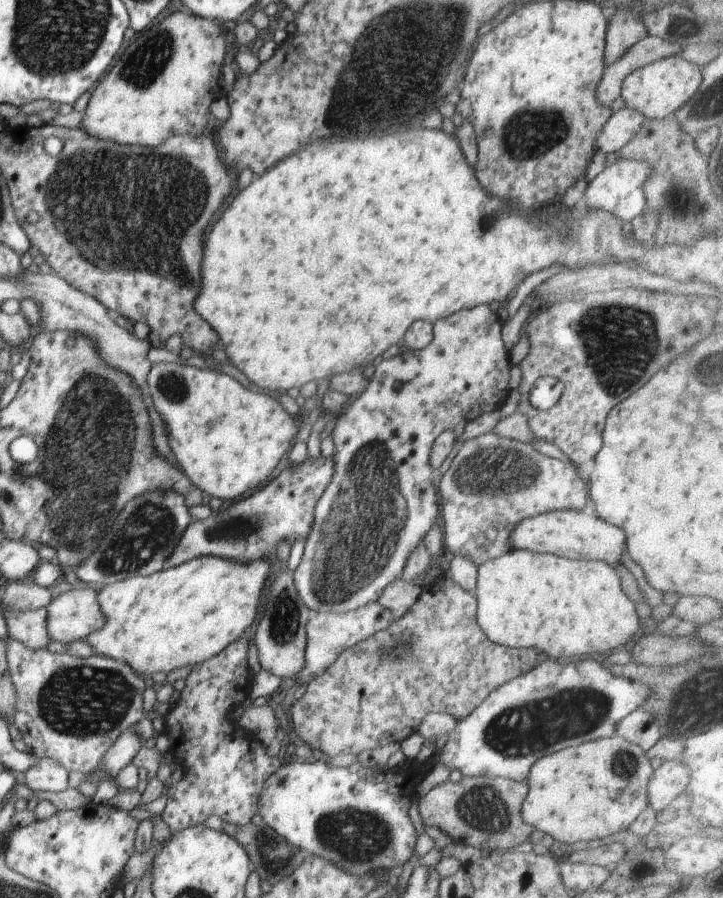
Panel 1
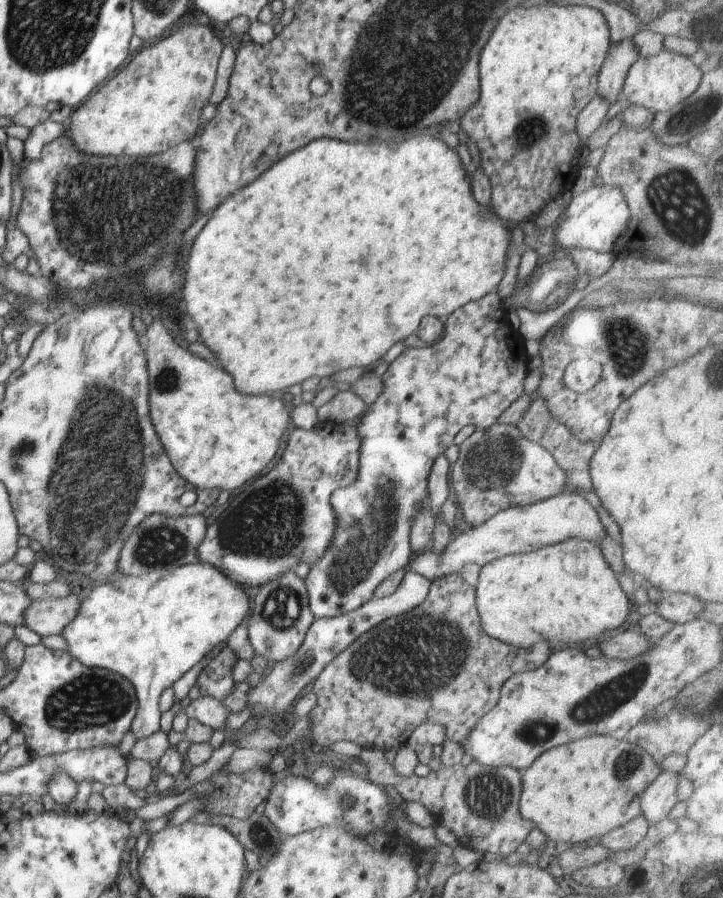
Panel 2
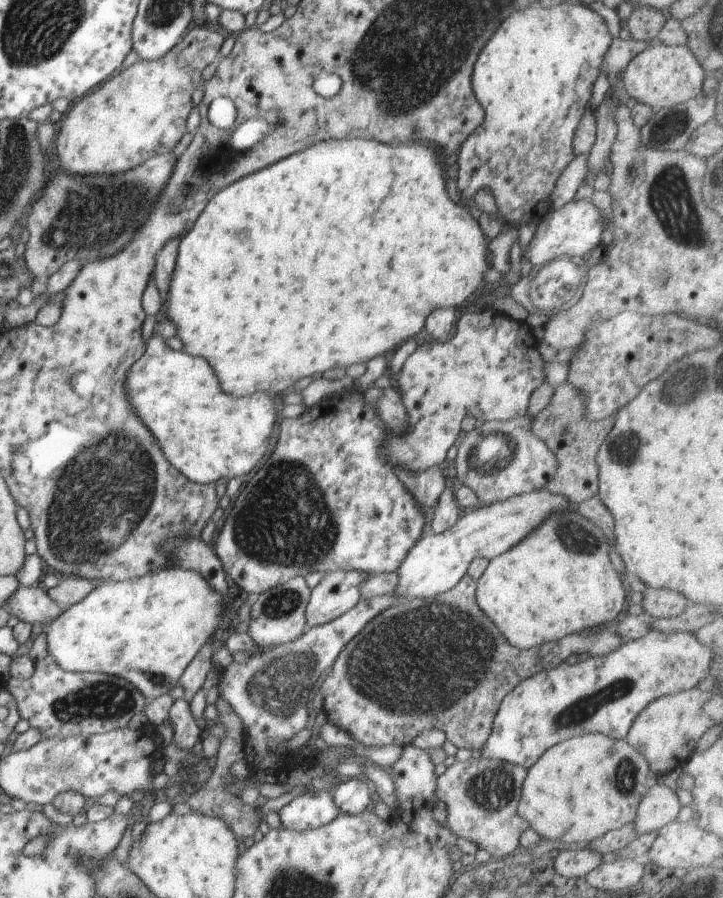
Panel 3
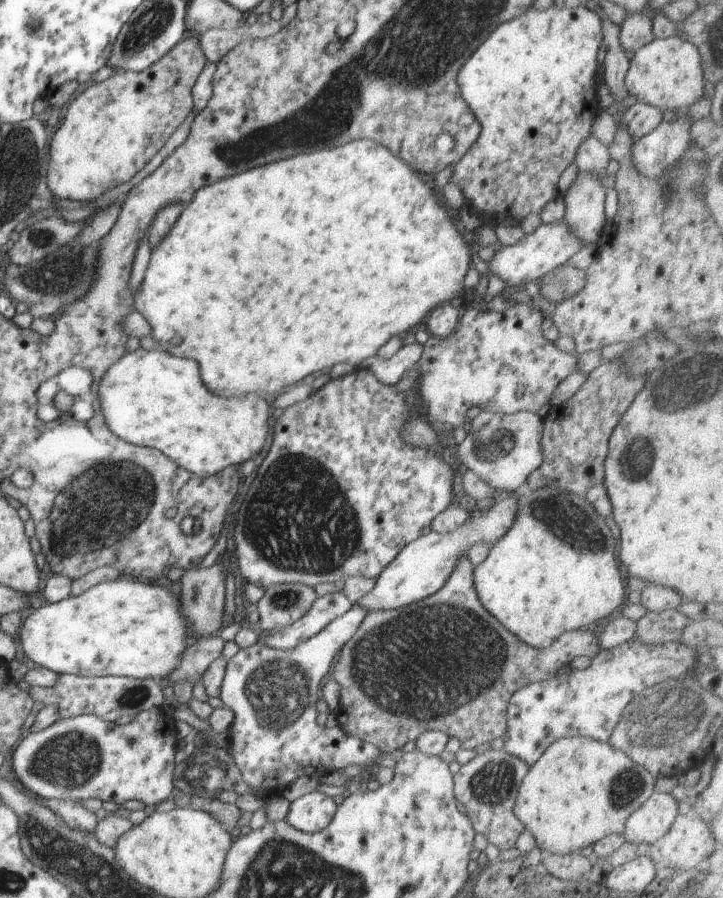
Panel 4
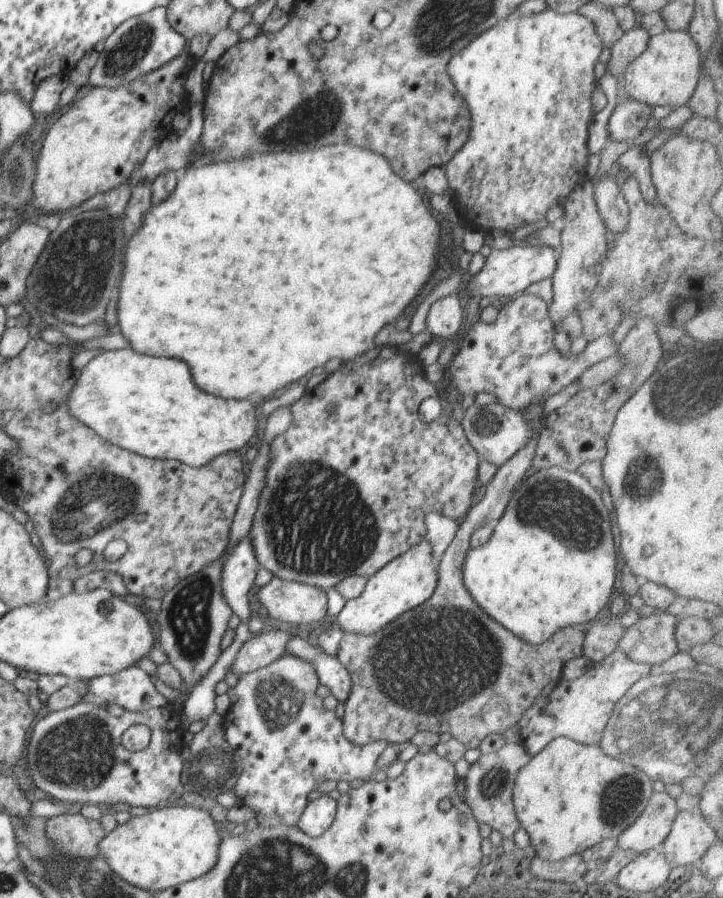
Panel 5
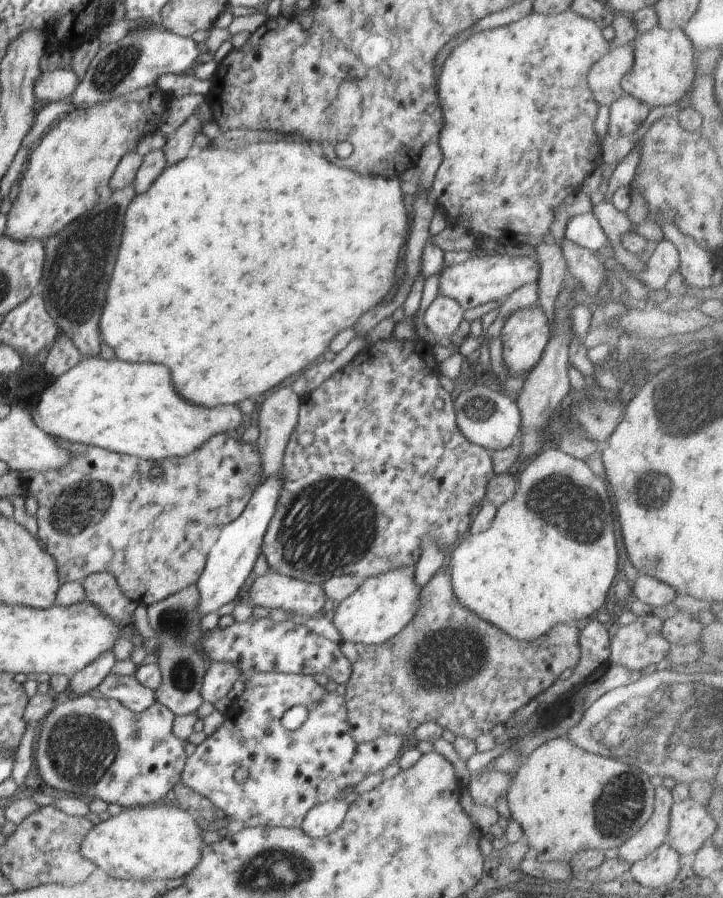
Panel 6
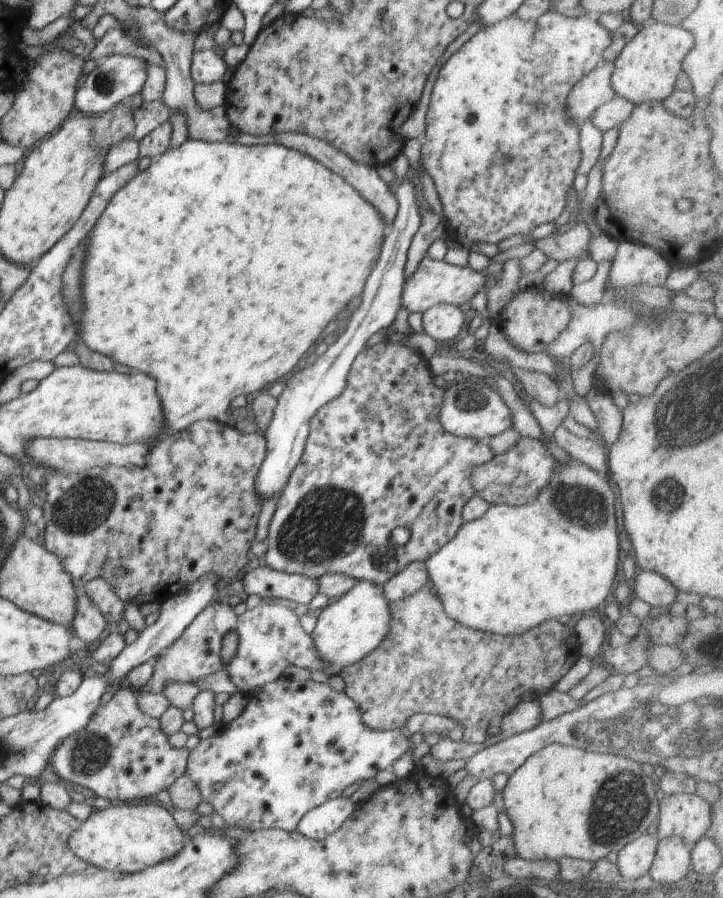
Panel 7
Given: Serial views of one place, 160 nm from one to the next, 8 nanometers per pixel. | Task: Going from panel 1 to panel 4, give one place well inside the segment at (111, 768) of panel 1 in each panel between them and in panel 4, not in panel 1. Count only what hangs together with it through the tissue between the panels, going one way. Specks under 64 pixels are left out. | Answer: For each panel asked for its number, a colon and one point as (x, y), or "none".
2: (151, 629)
3: (148, 629)
4: (130, 628)

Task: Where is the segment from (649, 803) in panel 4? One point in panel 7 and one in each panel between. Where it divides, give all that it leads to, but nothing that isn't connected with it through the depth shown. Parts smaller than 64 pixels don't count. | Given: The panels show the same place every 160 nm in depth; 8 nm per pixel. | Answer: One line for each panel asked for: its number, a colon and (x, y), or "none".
5: (652, 827)
6: (653, 834)
7: (636, 858)

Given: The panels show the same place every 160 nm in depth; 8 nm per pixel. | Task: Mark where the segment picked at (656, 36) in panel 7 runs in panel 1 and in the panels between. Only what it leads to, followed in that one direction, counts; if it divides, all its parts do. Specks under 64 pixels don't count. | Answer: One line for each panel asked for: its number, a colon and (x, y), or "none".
1: (658, 90)
2: (658, 83)
3: (661, 76)
4: (667, 74)
5: (667, 73)
6: (663, 71)

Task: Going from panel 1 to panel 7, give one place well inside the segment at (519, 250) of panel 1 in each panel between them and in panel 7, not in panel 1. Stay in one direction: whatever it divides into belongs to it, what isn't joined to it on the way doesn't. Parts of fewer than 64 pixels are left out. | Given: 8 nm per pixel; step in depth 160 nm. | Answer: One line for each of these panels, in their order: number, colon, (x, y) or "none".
2: (336, 252)
3: (336, 254)
4: (269, 275)
5: (257, 271)
6: (243, 265)
7: (291, 243)

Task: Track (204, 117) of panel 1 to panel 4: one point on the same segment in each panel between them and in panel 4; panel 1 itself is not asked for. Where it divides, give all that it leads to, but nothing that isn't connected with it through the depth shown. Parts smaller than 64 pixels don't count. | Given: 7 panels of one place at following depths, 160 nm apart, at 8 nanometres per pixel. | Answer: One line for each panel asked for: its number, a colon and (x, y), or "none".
2: (155, 102)
3: (140, 112)
4: (110, 132)

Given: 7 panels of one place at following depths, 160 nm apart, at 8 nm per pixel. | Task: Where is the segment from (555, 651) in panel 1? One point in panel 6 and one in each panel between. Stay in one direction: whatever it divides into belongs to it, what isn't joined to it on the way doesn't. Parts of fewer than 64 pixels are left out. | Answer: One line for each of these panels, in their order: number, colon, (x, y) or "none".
2: (567, 592)
3: (558, 580)
4: (541, 579)
5: (540, 571)
6: (549, 557)

